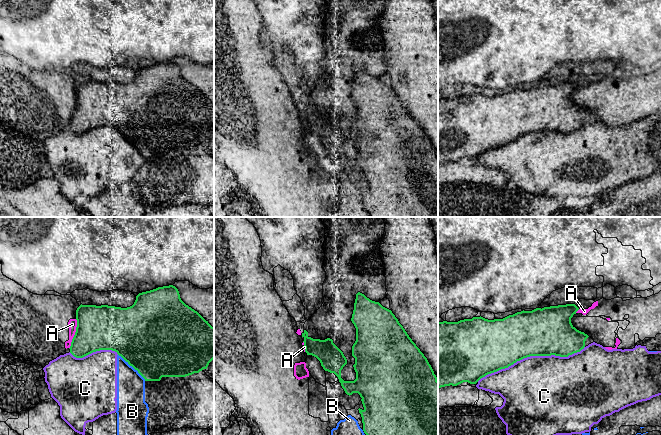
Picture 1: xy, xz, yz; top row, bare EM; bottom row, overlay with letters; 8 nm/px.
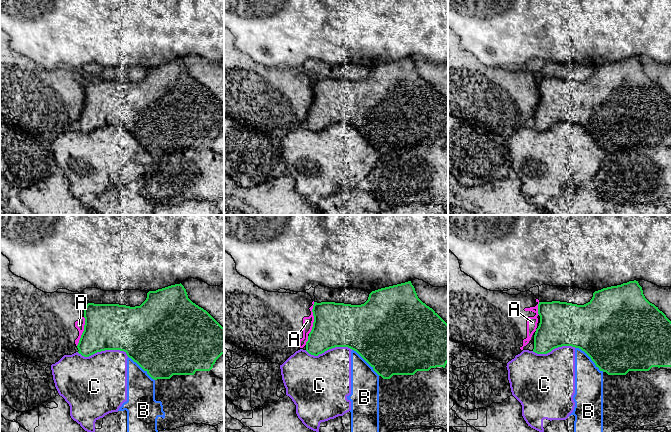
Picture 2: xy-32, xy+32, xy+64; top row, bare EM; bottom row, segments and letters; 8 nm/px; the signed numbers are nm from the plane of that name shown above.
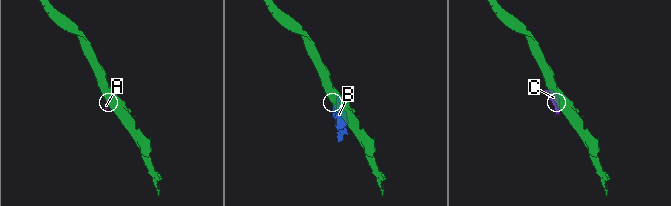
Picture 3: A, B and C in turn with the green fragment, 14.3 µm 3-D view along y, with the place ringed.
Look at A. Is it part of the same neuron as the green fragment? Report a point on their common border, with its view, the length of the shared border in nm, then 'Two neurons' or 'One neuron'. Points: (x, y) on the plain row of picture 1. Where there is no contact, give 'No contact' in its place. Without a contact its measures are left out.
Touches green at xy (75, 110). Shared border 240 nm. Two neurons

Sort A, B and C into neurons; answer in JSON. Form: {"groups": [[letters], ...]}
{"groups": [["A"], ["B", "C"]]}

